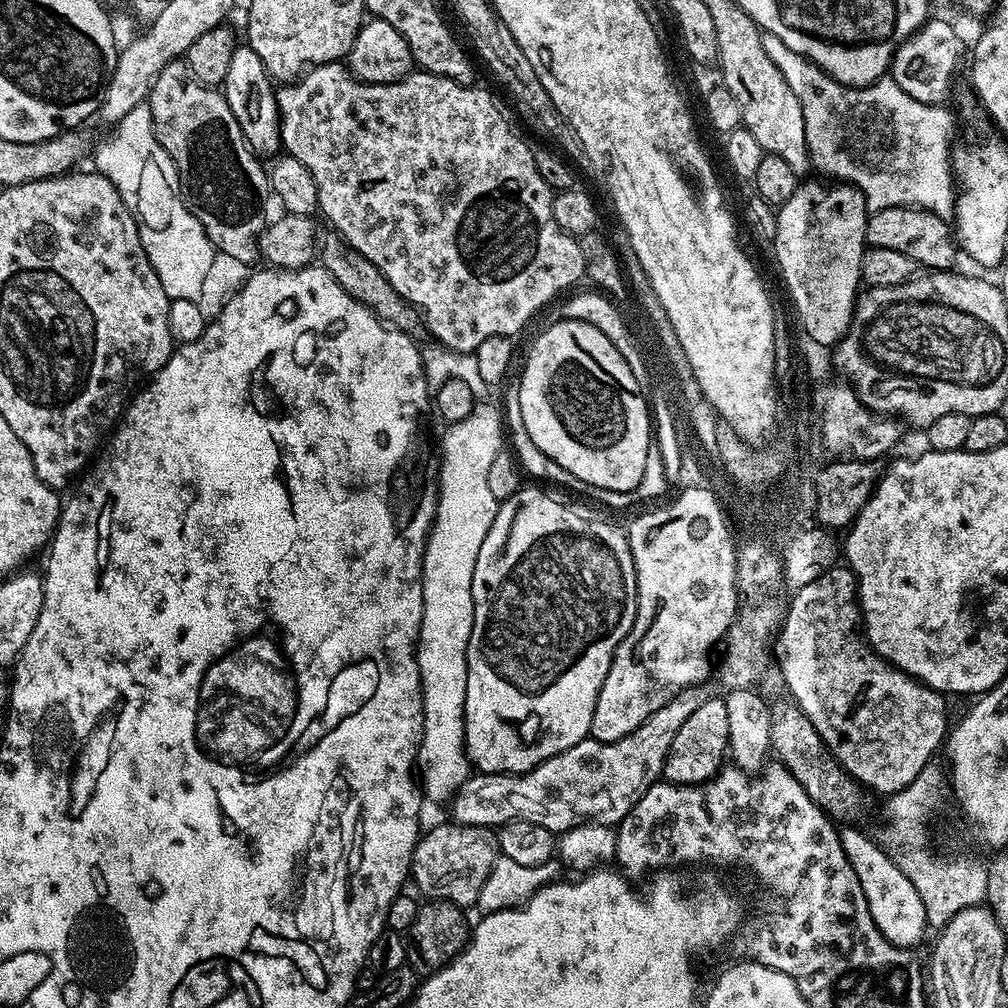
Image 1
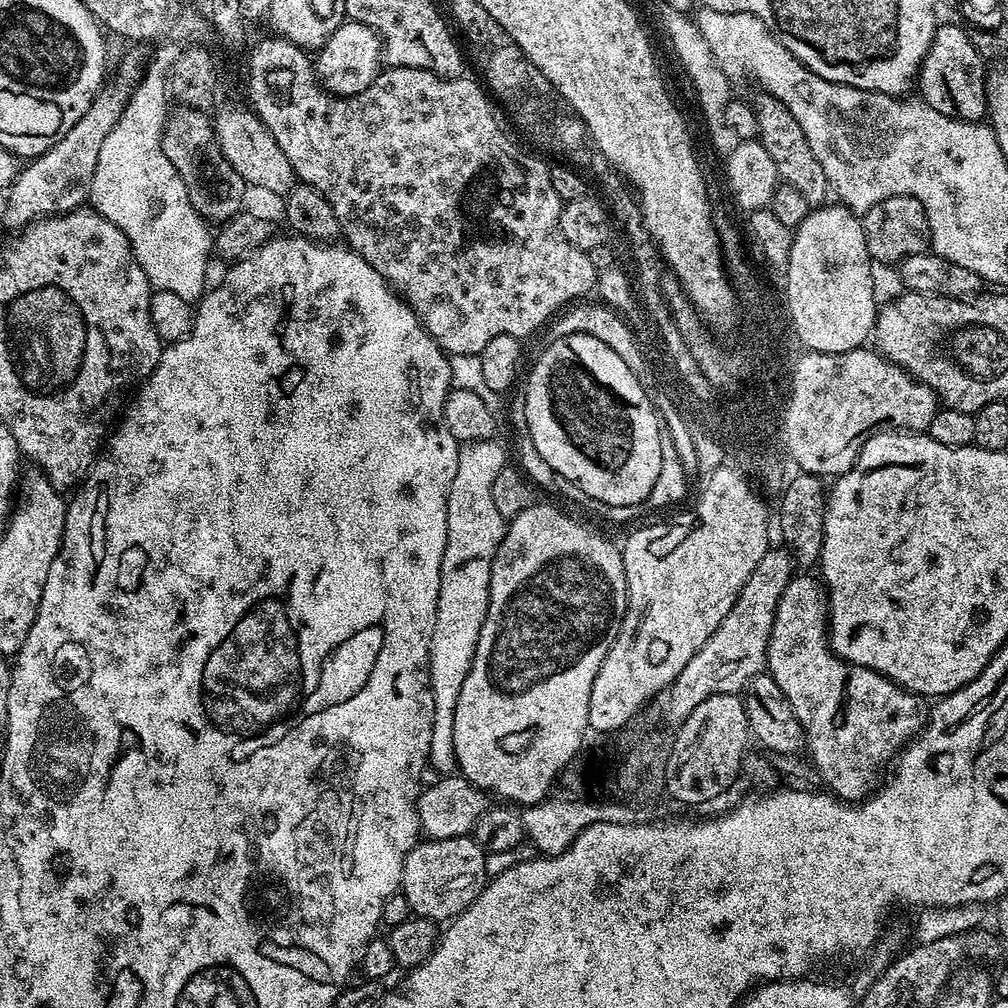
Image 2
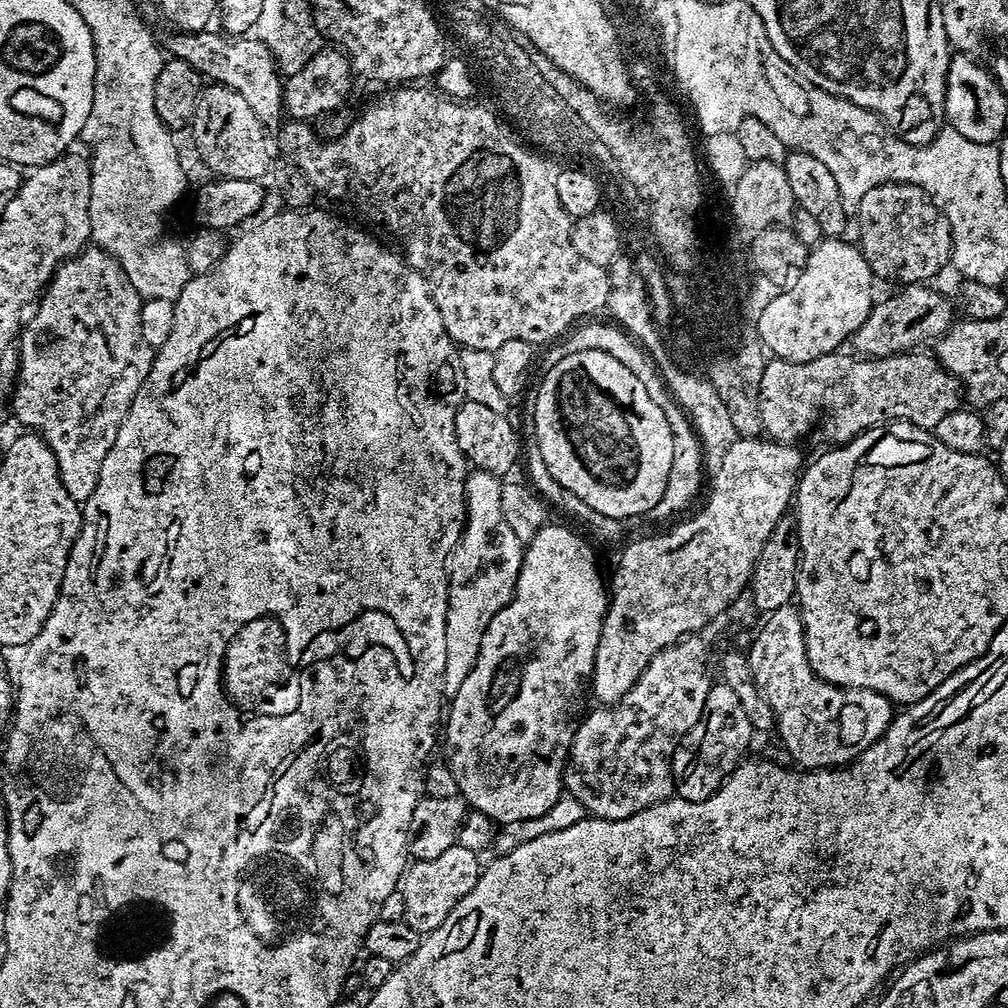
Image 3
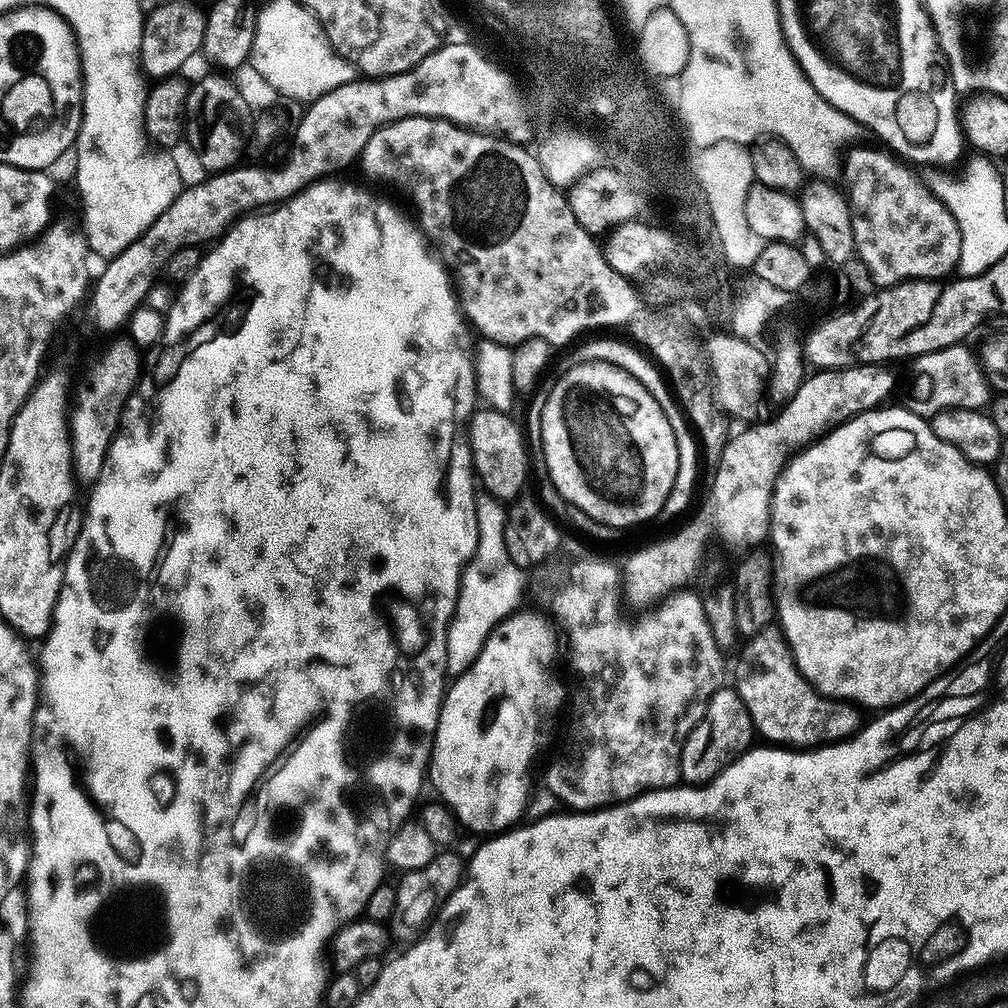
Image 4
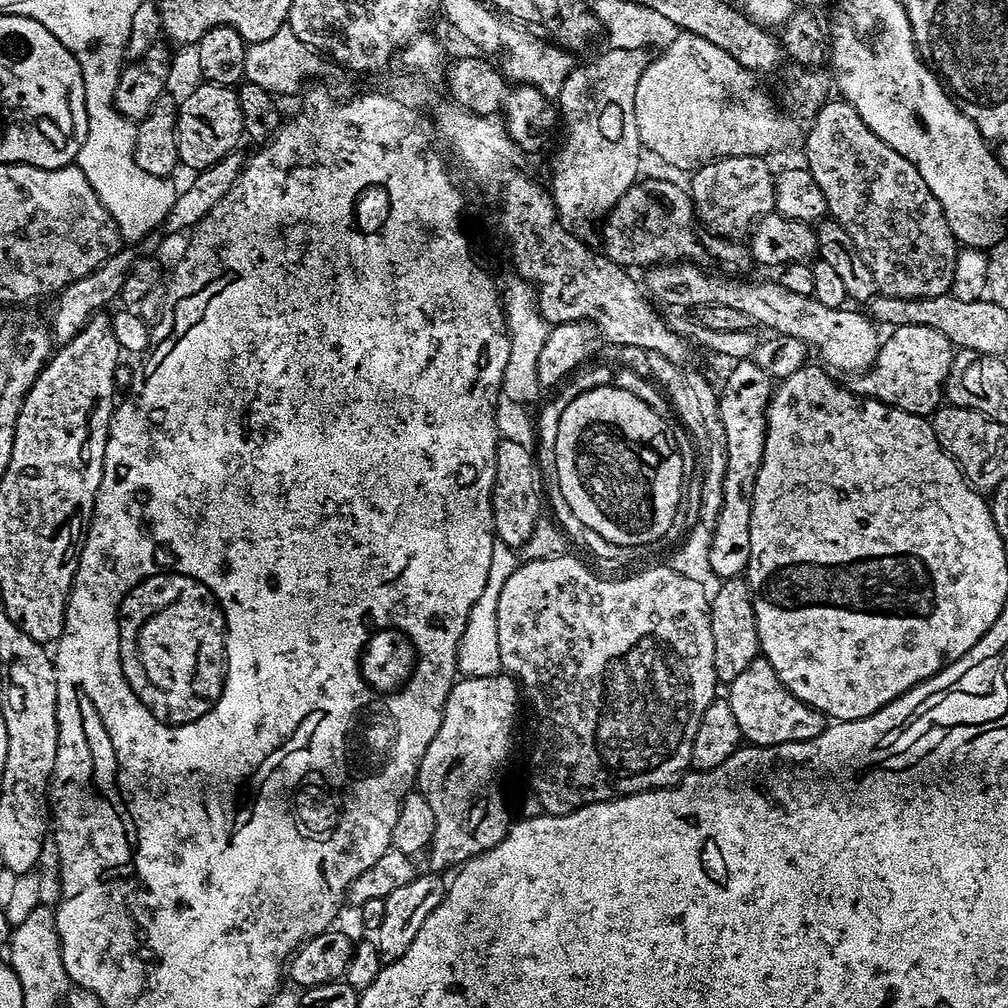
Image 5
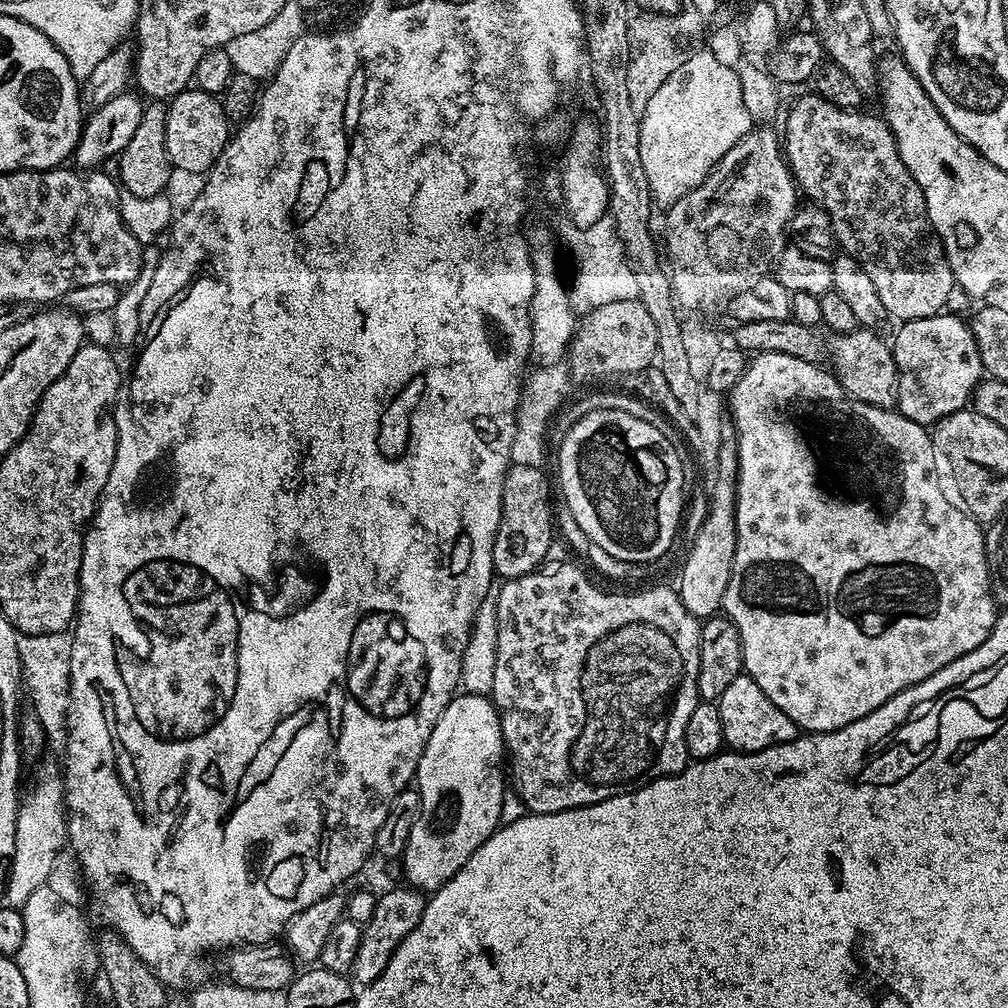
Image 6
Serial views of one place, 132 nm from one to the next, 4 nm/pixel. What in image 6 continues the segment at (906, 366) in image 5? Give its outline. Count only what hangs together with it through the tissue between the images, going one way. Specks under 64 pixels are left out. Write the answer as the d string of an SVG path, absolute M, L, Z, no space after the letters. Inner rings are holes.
M948 315L905 320L897 327L900 329L896 332L896 341L892 340L890 344L893 358L896 359L898 374L895 407L900 415L925 426L934 426L950 414L965 411L973 399L977 384L985 375L971 327L965 321L963 324L958 317Z

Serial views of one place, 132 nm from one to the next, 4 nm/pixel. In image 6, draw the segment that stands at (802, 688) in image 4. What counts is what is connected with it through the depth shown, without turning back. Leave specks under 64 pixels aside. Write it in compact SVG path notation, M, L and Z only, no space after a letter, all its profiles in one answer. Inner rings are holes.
M746 674L734 678L730 682L730 687L722 694L718 702L720 717L722 718L722 734L724 743L731 751L734 752L760 752L764 748L772 748L775 744L785 744L796 739L798 729L794 721L786 718L766 694L762 694L762 686L754 682Z

